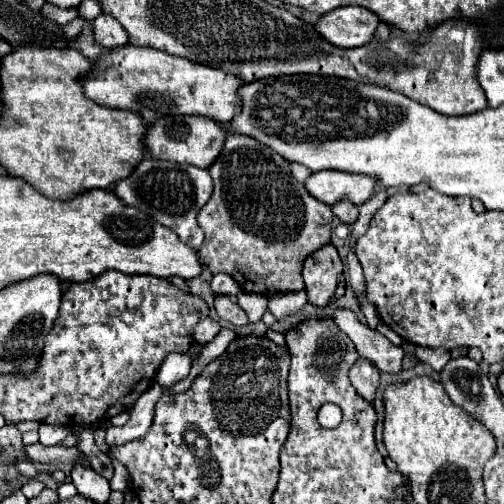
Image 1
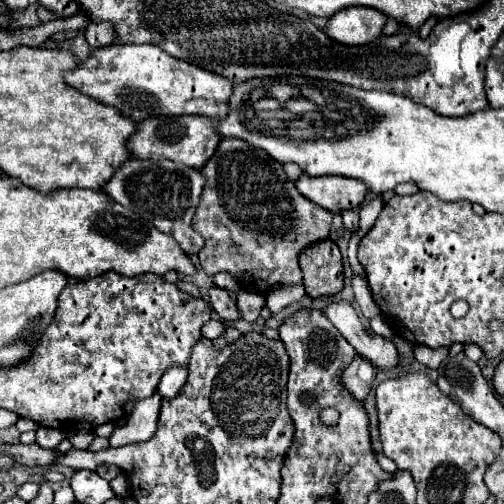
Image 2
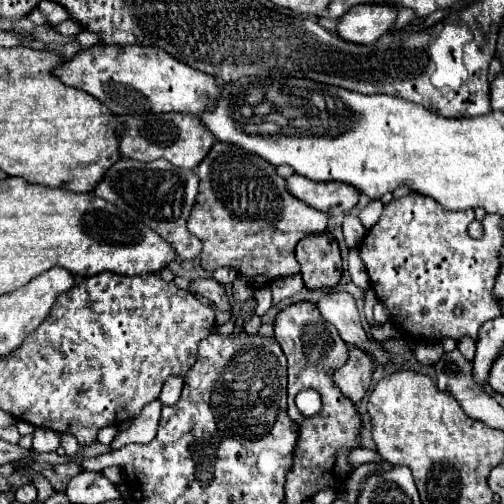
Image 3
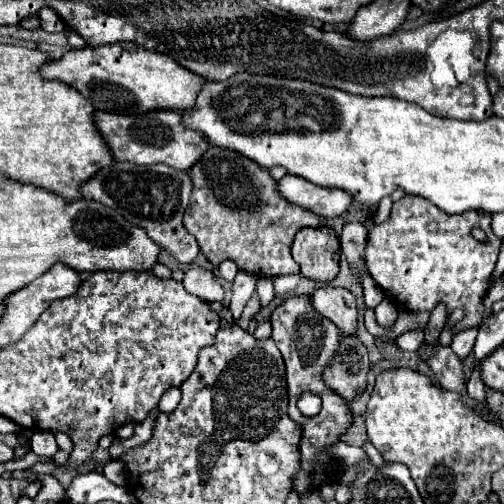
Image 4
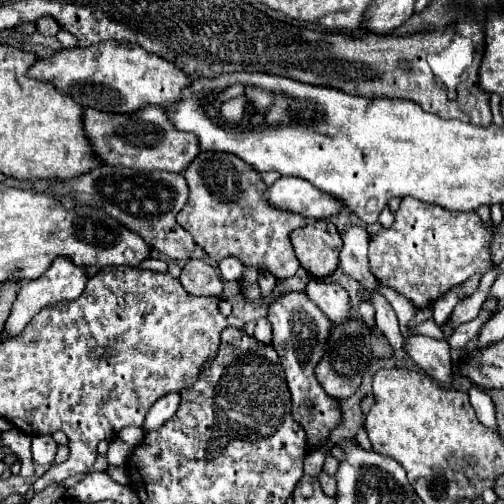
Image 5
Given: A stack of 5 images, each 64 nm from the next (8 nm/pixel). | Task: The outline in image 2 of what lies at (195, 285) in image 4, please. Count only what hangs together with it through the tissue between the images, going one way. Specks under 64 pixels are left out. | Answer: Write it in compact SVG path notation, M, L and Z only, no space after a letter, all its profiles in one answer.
M210 286L210 288L208 288L208 298L210 298L212 308L218 312L218 316L220 316L222 320L238 320L238 318L240 318L238 308L236 308L236 302L228 296L228 290Z

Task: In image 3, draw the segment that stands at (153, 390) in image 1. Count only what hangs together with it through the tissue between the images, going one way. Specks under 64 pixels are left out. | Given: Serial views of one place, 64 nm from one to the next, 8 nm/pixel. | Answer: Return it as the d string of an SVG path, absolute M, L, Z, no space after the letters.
M154 400L150 402L144 412L140 414L138 420L130 422L130 428L126 432L118 432L114 438L114 442L110 444L112 450L120 450L126 444L148 444L158 430L158 420L160 420L160 402Z

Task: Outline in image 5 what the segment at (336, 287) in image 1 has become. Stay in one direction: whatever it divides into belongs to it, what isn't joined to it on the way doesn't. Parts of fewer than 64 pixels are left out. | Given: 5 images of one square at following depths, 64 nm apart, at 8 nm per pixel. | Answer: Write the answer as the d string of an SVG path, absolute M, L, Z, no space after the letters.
M316 220L314 224L294 230L290 240L296 258L306 268L306 272L326 278L336 270L342 250L342 236L332 222Z

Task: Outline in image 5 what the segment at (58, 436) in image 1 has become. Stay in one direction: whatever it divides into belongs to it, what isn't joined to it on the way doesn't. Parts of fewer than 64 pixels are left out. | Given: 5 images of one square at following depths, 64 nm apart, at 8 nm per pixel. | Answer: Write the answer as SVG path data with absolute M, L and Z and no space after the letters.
M32 436L34 464L52 464L56 456L56 442L52 436Z

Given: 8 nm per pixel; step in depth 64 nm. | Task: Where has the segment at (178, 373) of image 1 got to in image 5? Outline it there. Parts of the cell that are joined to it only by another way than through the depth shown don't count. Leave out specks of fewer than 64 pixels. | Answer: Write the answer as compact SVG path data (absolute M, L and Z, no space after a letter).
M168 394L162 396L146 414L146 422L144 422L144 430L152 432L156 428L160 428L160 424L166 424L168 418L172 418L176 414L176 408L180 404L180 394Z

